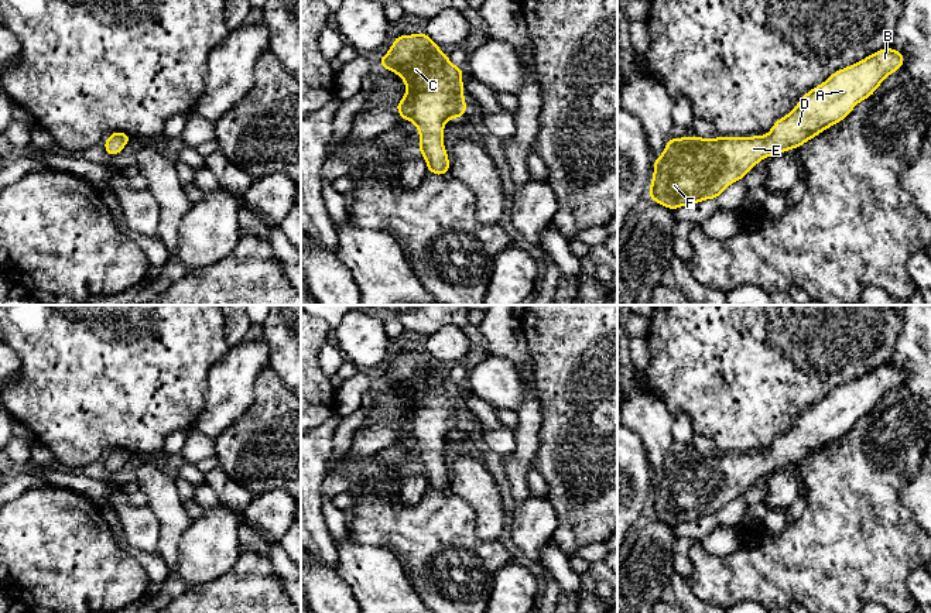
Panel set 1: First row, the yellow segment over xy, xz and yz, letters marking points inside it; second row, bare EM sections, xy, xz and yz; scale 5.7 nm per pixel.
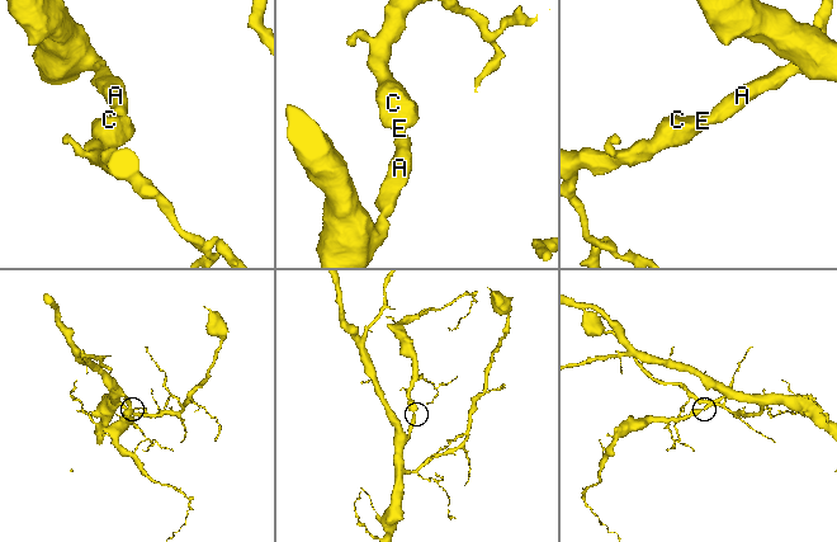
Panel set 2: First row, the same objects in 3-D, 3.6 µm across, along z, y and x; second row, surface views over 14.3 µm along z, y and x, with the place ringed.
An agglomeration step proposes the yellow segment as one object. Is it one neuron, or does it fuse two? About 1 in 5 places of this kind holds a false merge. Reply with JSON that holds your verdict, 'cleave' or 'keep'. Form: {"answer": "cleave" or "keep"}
{"answer": "keep"}

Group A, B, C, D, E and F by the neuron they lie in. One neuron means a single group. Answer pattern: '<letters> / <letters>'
A B C D E F

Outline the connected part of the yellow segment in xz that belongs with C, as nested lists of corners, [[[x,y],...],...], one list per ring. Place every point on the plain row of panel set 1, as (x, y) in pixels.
[[[422,347],[396,352],[379,379],[405,398],[405,411],[396,424],[401,436],[417,442],[421,455],[417,465],[425,475],[428,489],[448,490],[451,477],[441,455],[449,435],[466,431],[462,398],[465,384],[455,383]]]

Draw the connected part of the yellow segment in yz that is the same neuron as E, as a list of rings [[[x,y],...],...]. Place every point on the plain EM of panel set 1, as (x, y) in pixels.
[[[889,363],[834,388],[824,400],[807,408],[795,425],[778,435],[766,452],[670,455],[664,469],[654,476],[648,514],[671,527],[718,514],[730,500],[743,496],[759,477],[801,463],[805,458],[842,438],[859,418],[870,414],[880,400],[903,380],[904,371]]]

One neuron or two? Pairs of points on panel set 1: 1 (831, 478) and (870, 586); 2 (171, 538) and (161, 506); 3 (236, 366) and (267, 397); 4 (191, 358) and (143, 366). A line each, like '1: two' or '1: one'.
1: one
2: one
3: two
4: one

